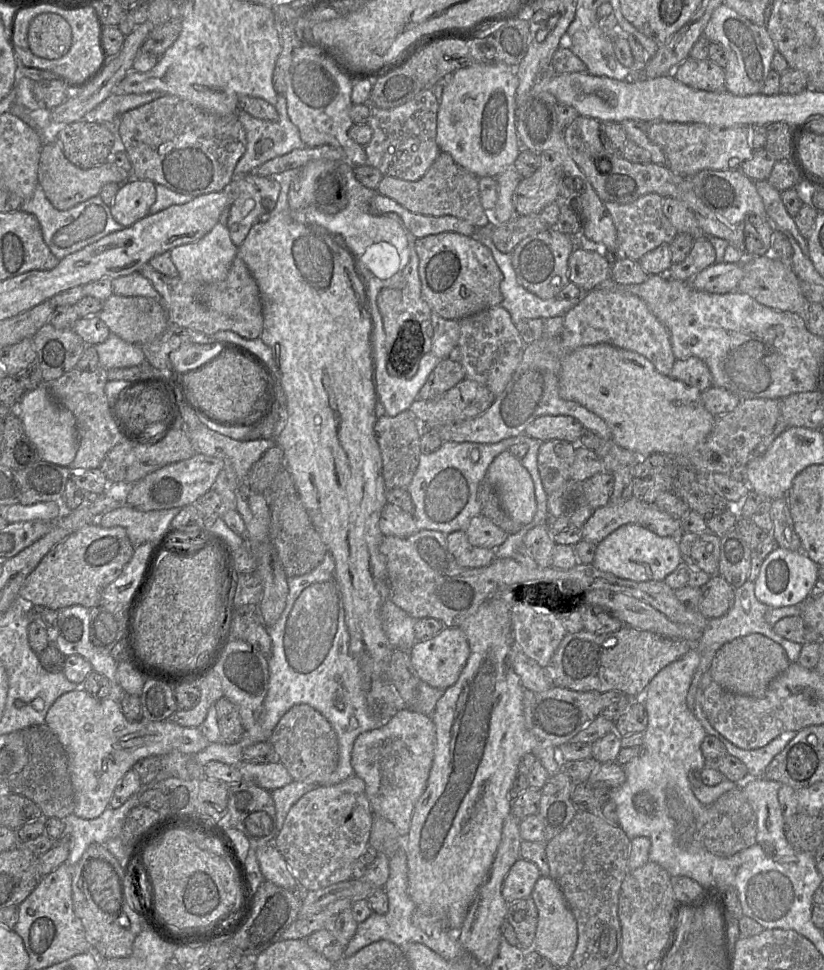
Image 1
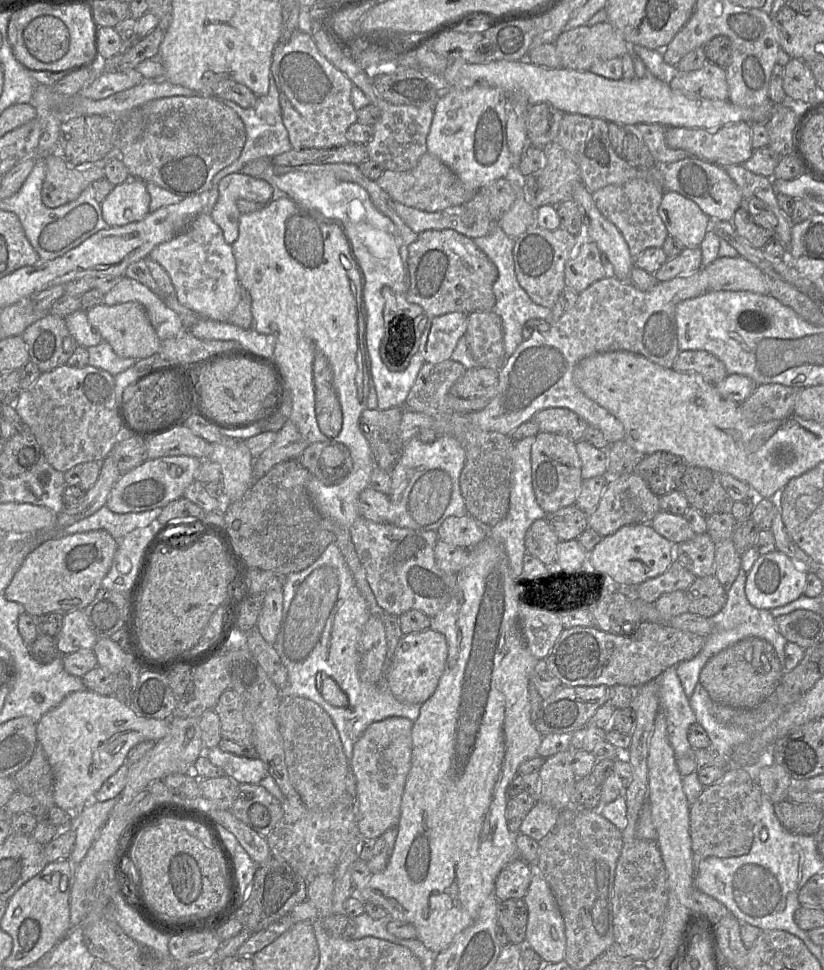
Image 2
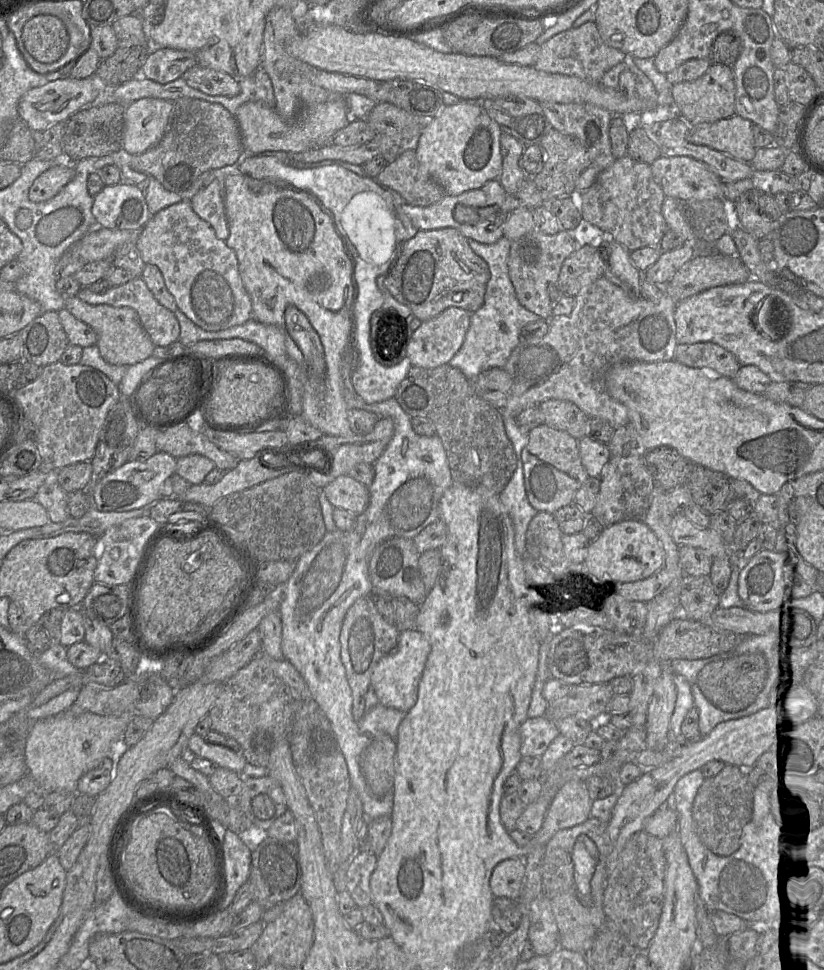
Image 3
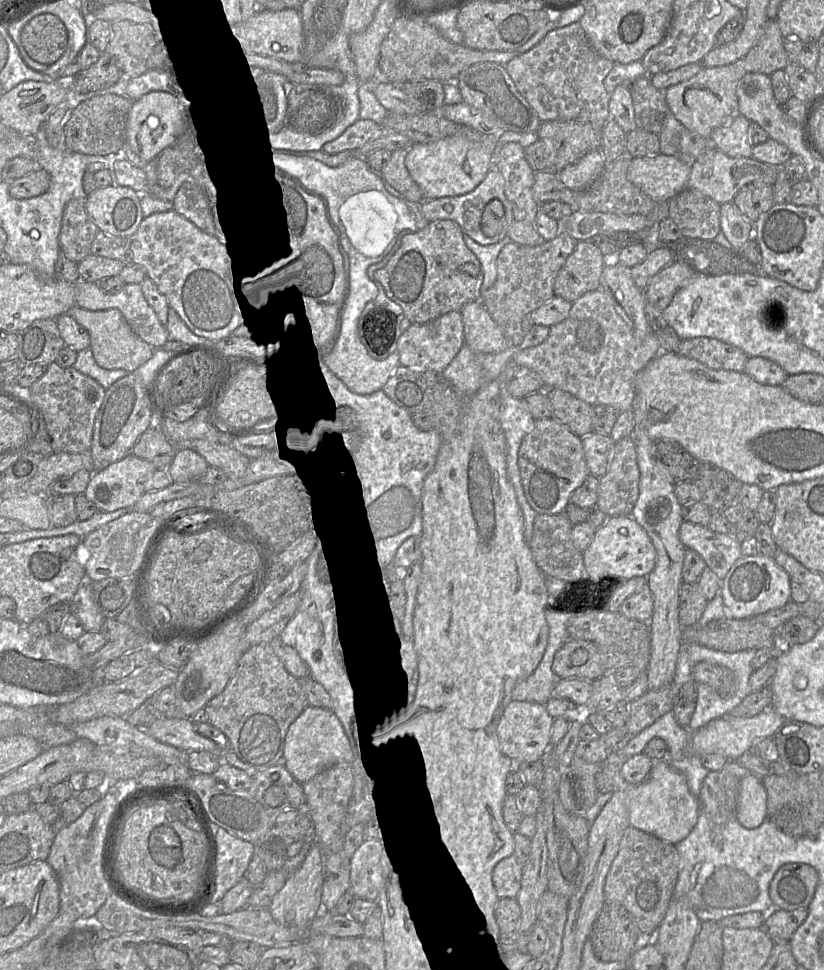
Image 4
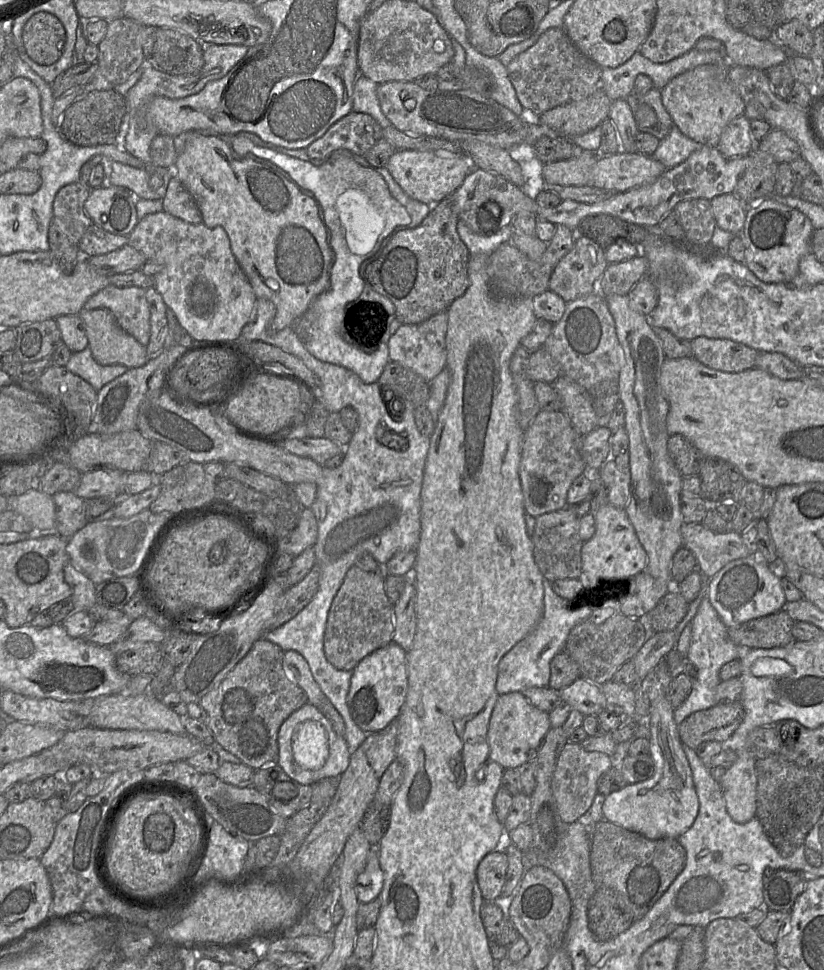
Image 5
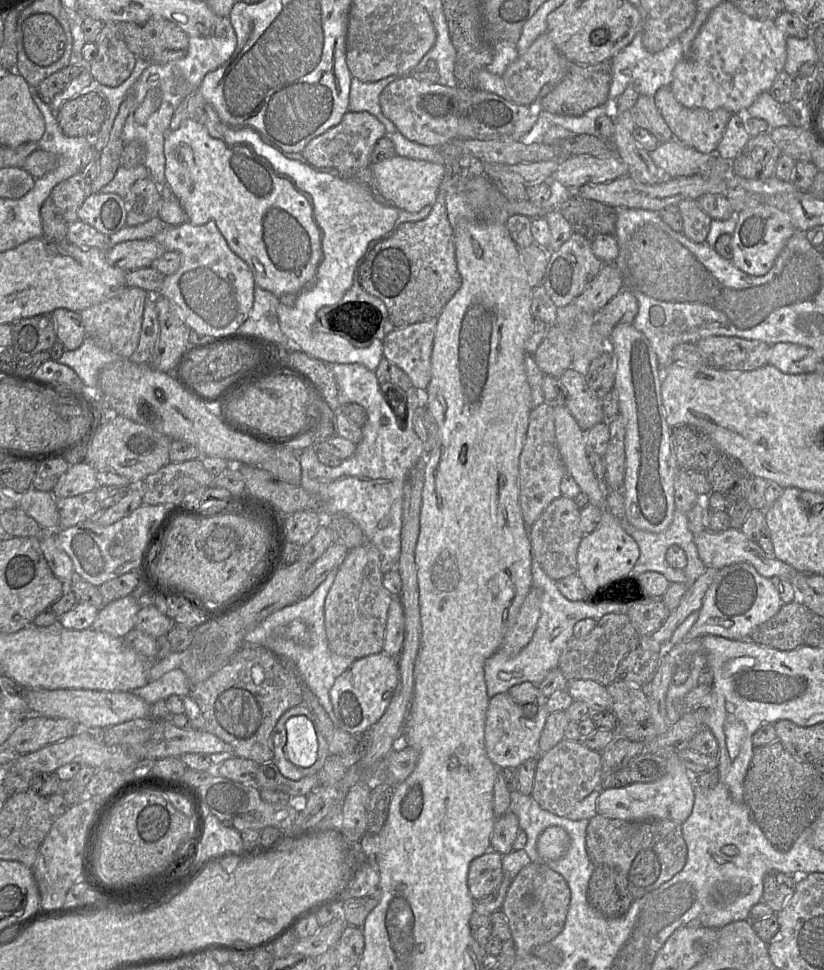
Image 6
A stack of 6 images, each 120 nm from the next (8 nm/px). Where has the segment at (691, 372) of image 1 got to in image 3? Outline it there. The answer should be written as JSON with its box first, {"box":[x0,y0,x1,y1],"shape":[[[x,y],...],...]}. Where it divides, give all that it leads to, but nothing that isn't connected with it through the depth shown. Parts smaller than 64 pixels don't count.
{"box":[674,342,741,379],"shape":[[[712,342],[677,344],[674,360],[691,368],[702,368],[707,376],[713,373],[730,379],[741,367],[731,352]]]}

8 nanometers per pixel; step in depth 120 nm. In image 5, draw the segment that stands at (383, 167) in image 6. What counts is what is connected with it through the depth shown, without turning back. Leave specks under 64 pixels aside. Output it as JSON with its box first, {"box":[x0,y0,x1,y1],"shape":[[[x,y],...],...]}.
{"box":[385,149,474,205],"shape":[[[406,149],[396,150],[385,167],[410,198],[428,205],[434,205],[450,196],[474,168],[464,154]]]}

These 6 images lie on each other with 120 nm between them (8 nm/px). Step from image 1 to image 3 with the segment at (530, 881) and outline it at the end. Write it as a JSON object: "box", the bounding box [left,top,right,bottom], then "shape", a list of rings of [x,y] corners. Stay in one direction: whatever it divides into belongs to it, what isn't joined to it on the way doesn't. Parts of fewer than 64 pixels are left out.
{"box":[489,859,524,900],"shape":[[[506,859],[498,863],[489,881],[494,898],[517,900],[523,888],[524,877],[524,860]]]}

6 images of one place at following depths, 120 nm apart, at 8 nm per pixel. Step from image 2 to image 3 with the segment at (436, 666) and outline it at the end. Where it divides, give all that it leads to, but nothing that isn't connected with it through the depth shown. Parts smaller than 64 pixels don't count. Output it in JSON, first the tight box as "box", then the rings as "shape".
{"box":[370,629,430,712],"shape":[[[417,629],[401,631],[397,646],[392,652],[381,658],[371,676],[370,685],[376,693],[379,703],[404,712],[408,712],[415,705],[420,679],[430,650],[429,641]]]}

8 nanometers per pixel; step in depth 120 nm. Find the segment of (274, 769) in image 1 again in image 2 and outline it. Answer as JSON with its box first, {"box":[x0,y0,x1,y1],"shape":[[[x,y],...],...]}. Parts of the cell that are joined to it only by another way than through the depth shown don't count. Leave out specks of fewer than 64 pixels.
{"box":[203,744,269,784],"shape":[[[203,744],[203,753],[207,759],[215,766],[222,769],[225,774],[234,779],[237,783],[259,784],[260,781],[269,774],[267,764],[260,758],[246,758],[220,750],[218,747],[206,748]]]}

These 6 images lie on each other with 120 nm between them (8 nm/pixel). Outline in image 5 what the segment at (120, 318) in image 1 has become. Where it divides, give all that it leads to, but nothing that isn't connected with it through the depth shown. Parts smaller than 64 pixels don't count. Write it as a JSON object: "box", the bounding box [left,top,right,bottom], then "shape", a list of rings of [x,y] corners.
{"box":[78,308,149,369],"shape":[[[82,308],[78,315],[84,323],[93,358],[99,364],[120,364],[130,369],[149,361],[146,347],[125,332],[109,310]]]}

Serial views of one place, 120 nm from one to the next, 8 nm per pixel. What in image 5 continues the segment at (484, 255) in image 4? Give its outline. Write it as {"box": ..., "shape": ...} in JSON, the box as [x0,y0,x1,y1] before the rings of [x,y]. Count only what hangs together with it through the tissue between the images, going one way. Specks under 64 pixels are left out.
{"box":[456,219,513,255],"shape":[[[459,219],[456,230],[460,239],[468,248],[470,255],[479,253],[491,255],[501,244],[511,242],[513,235],[511,225],[506,225],[492,234],[477,234]]]}

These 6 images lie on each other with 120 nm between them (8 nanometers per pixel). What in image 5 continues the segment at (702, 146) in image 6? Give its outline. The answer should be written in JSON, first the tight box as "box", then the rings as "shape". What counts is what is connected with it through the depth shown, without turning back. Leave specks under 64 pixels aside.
{"box":[660,65,744,147],"shape":[[[699,65],[674,77],[660,90],[663,105],[674,125],[703,146],[717,147],[724,128],[734,118],[744,115],[744,97],[731,84],[728,70],[727,66]]]}

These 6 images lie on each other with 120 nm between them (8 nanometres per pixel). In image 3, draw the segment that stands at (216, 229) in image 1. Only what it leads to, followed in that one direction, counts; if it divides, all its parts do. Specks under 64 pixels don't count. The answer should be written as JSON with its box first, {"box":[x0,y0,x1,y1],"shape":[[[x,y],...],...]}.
{"box":[135,201,253,331],"shape":[[[180,201],[152,215],[141,228],[135,245],[145,264],[159,268],[177,307],[203,330],[221,331],[253,318],[251,298],[241,280],[235,252],[216,237],[214,229],[194,212],[189,201]]]}

